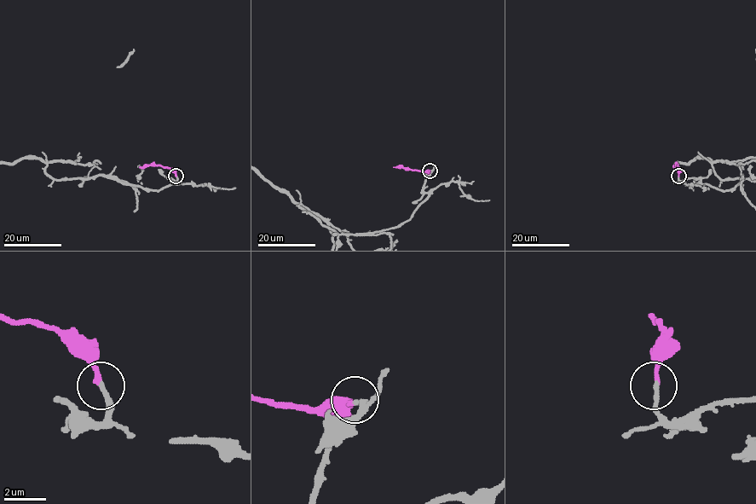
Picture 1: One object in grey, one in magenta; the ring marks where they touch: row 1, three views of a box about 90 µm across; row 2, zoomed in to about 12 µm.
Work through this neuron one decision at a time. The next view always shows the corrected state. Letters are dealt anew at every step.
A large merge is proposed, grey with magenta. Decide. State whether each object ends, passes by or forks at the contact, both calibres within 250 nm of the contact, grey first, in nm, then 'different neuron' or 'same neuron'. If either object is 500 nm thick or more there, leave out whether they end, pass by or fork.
grey ends; magenta ends; calibres 240 and 220 nm; same neuron

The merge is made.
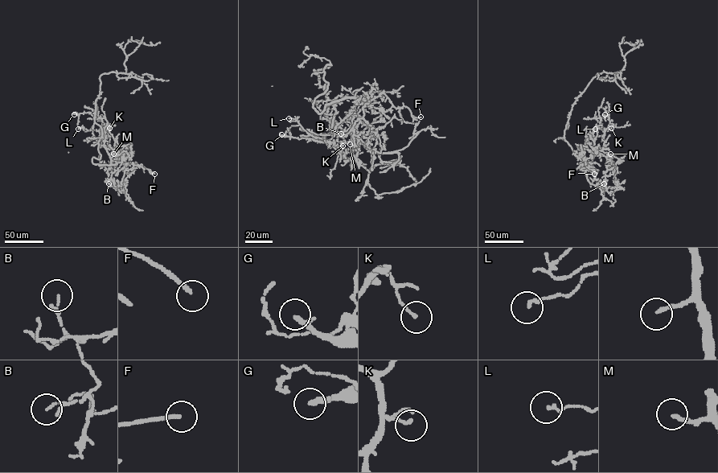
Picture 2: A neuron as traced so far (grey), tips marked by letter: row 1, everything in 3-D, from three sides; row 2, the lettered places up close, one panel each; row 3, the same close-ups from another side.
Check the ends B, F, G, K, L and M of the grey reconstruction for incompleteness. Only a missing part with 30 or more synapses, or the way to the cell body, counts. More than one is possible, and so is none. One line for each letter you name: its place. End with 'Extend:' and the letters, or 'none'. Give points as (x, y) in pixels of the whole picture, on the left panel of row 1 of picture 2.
F: (154, 174)
G: (74, 114)
M: (113, 154)
Extend: F, G, M

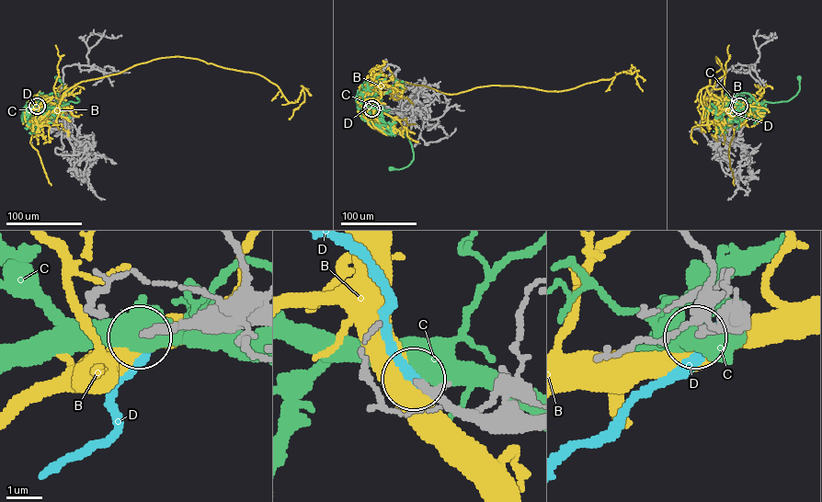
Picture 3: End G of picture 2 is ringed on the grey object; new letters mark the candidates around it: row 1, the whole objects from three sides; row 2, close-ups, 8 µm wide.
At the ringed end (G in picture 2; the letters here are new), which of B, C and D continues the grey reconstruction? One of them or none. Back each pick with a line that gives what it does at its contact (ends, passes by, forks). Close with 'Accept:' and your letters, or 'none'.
Accept: none

